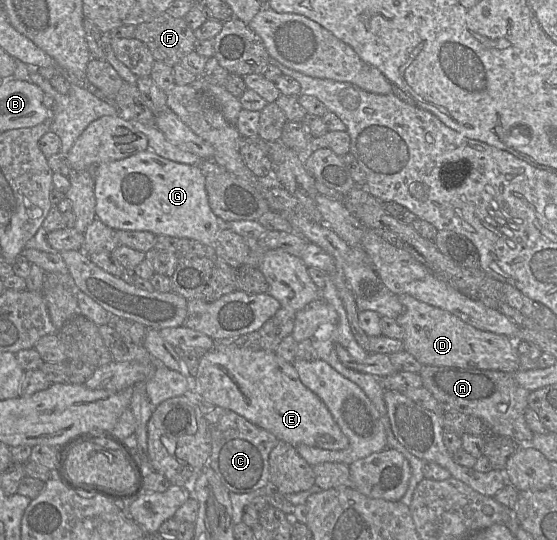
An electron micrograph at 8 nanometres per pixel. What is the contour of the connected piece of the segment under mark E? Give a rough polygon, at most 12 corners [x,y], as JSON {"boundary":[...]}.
{"boundary":[[217,342],[198,402],[279,441],[344,450],[323,401],[275,351]]}

